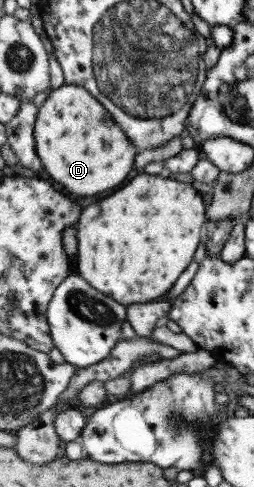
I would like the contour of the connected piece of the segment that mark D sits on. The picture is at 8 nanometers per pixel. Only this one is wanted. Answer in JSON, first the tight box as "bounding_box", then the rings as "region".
{"bounding_box":[35,83,139,197],"region":[[[66,83],[63,87],[51,89],[40,107],[35,126],[37,153],[43,161],[44,170],[69,193],[75,193],[79,197],[99,195],[103,191],[111,191],[117,185],[121,185],[135,167],[133,163],[139,155],[139,150],[129,143],[123,131],[125,130],[119,129],[119,125],[115,123],[106,106],[103,107],[102,101],[99,101],[90,90],[81,85]]]}

